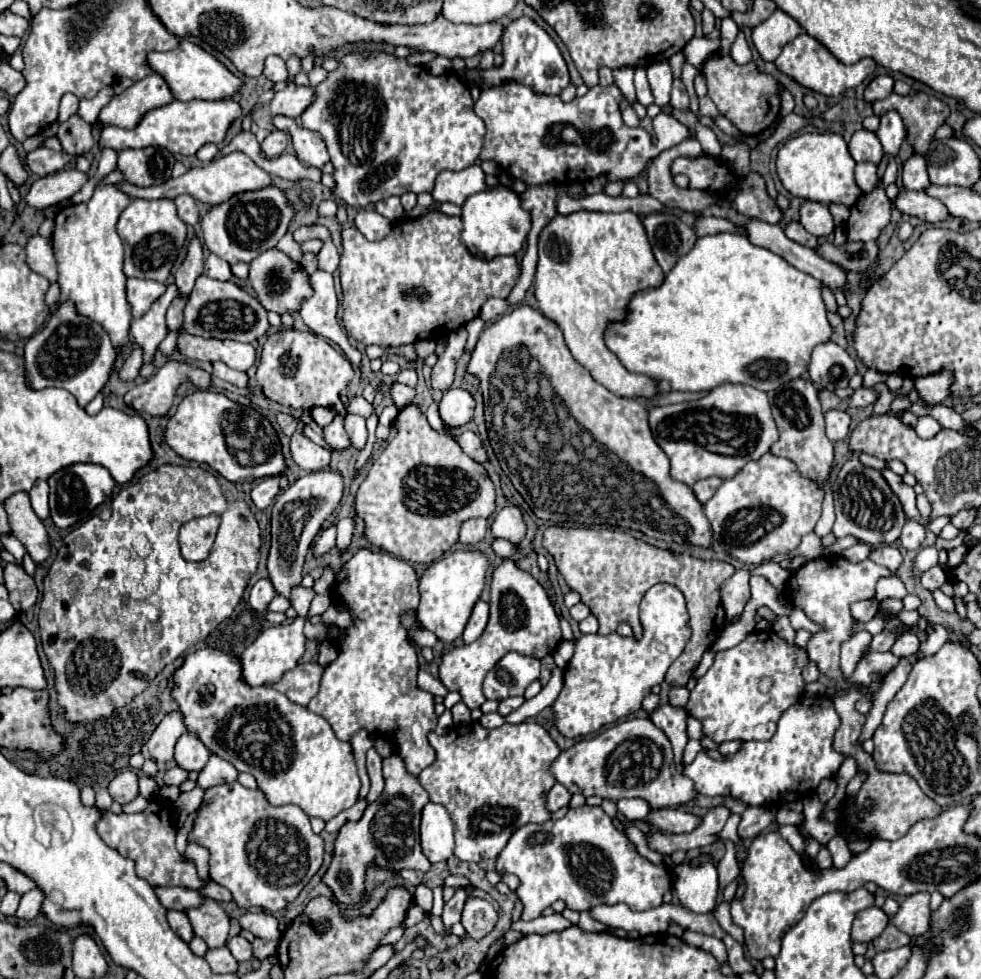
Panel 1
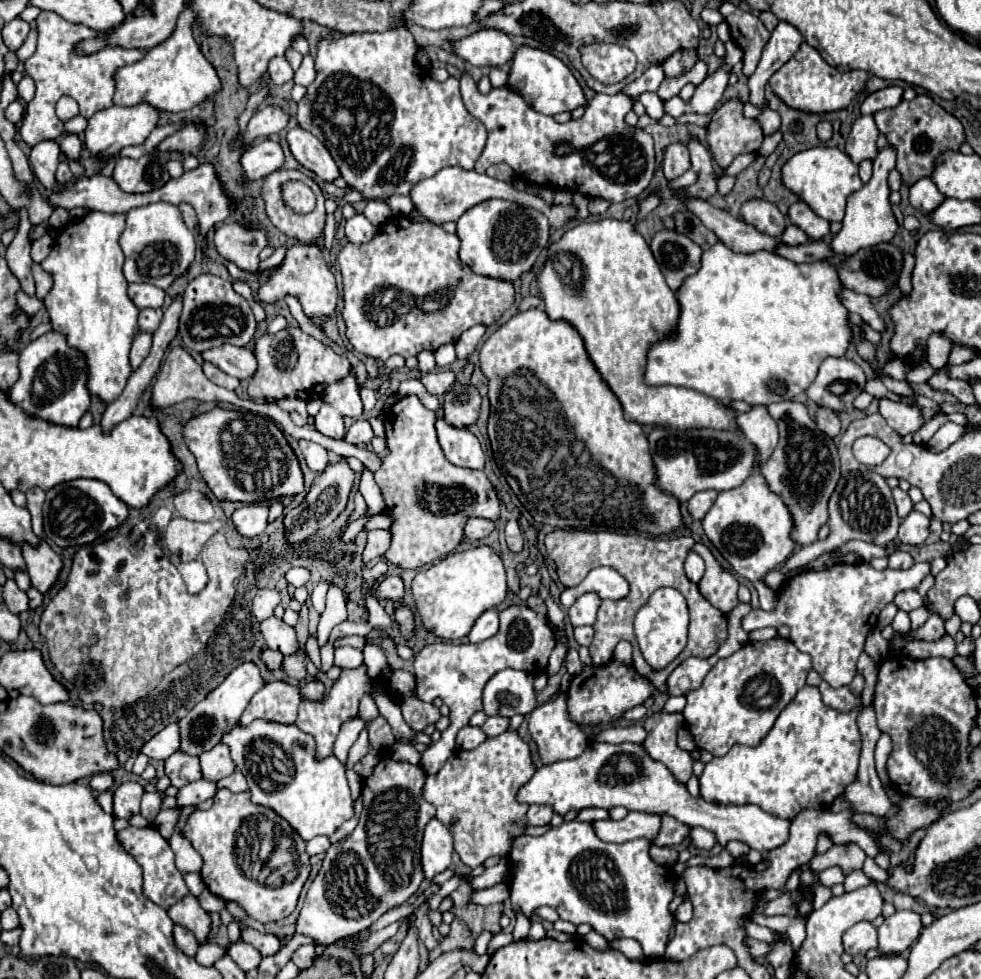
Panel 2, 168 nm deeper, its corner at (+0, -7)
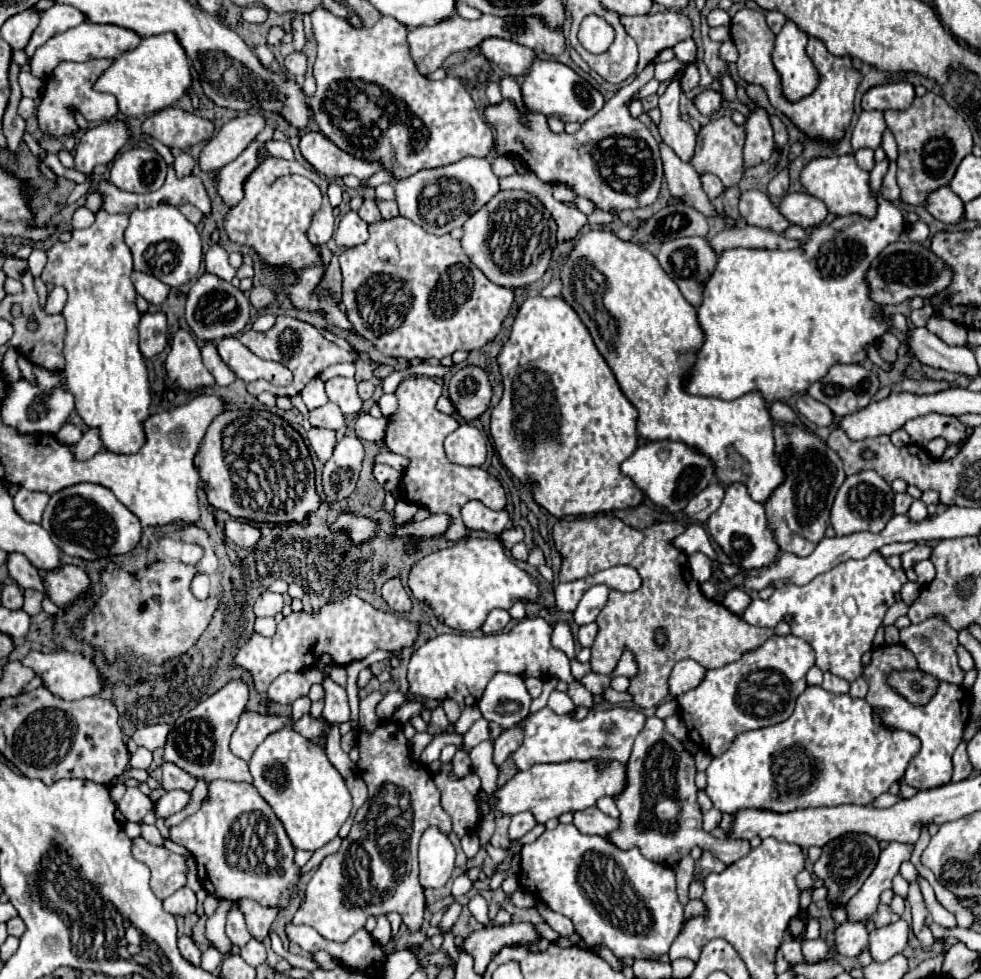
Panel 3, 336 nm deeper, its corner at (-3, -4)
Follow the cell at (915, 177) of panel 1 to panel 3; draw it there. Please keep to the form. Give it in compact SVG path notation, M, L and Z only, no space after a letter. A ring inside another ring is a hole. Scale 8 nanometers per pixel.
M949 186L931 192L931 196L927 196L925 208L933 218L945 224L957 224L963 220L963 202L951 192Z

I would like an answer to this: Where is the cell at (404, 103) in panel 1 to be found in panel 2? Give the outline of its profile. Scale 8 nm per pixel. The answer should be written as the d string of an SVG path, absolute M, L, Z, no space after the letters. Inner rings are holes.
M396 25L382 33L322 37L316 45L316 79L308 85L308 93L298 103L296 119L302 129L308 129L328 147L346 183L366 199L382 201L394 193L408 195L420 179L432 177L448 165L472 169L484 149L486 127L464 107L460 81L454 77L444 83L434 81L418 67L416 51L418 45L404 25Z

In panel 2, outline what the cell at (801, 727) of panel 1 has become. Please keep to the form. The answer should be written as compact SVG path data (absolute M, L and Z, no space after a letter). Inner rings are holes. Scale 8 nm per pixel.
M804 685L788 707L780 713L770 733L756 747L736 743L724 757L714 757L700 777L700 795L704 801L720 805L746 805L754 803L764 811L772 811L784 819L794 819L802 809L828 809L836 797L840 797L846 785L858 779L858 759L862 749L862 737L858 731L858 715L862 705L848 713L836 711L822 703L818 687Z

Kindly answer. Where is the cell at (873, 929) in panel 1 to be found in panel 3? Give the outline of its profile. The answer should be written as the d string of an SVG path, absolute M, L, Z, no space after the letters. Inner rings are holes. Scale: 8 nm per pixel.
M845 922L835 928L835 950L843 956L857 956L869 944L869 932L863 922Z

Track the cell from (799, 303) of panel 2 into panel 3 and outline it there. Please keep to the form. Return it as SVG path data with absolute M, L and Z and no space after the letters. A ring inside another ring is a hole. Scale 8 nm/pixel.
M885 158L883 162L877 162L875 168L871 170L871 190L875 192L875 198L877 198L877 216L875 218L865 218L865 216L859 216L859 214L849 214L849 216L837 216L827 228L825 226L819 226L813 230L813 234L809 236L809 242L805 242L801 248L795 248L795 250L751 250L751 248L731 248L731 250L723 250L719 256L717 256L717 266L711 274L711 278L707 282L703 282L703 302L701 306L697 308L697 318L699 318L699 326L705 334L705 342L701 346L701 350L697 352L695 356L695 362L689 370L689 376L683 384L683 390L689 392L689 394L697 394L697 396L715 396L715 398L721 398L721 400L735 400L735 398L741 398L749 392L761 392L761 396L767 400L767 402L777 402L777 400L785 400L785 398L791 398L793 394L803 394L807 392L807 388L811 384L815 384L817 380L821 380L827 370L833 366L833 364L859 364L863 362L865 358L865 344L871 344L871 342L877 342L885 332L887 332L887 324L885 322L879 322L873 318L873 312L879 308L871 298L869 298L869 290L867 290L867 284L865 284L865 274L867 274L867 268L871 264L871 260L891 242L897 242L899 240L899 234L903 232L903 216L899 212L899 208L895 208L889 200L883 198L881 194L881 182L883 182L883 176L887 174L887 168L889 168L889 160Z

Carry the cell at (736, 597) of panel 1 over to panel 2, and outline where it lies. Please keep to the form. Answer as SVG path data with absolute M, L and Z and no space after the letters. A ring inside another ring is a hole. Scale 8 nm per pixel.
M696 543L692 547L704 561L706 561L706 577L698 583L700 593L722 613L730 613L738 605L738 581L734 575L722 569L722 565L716 561L716 557L710 553L710 549L704 543Z

